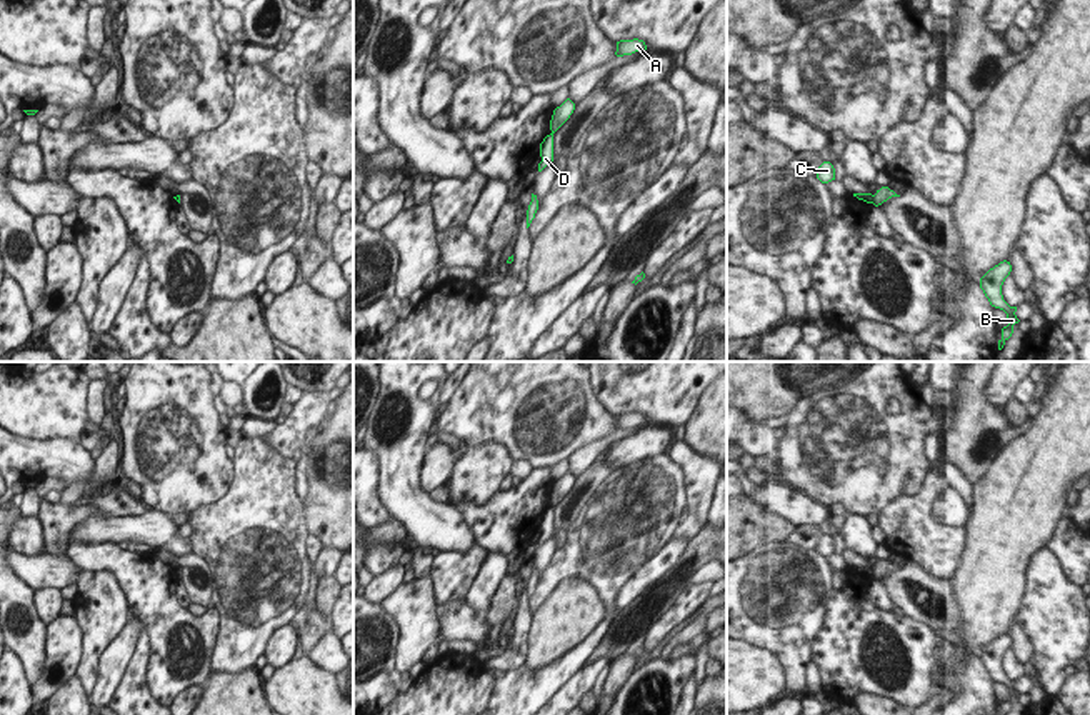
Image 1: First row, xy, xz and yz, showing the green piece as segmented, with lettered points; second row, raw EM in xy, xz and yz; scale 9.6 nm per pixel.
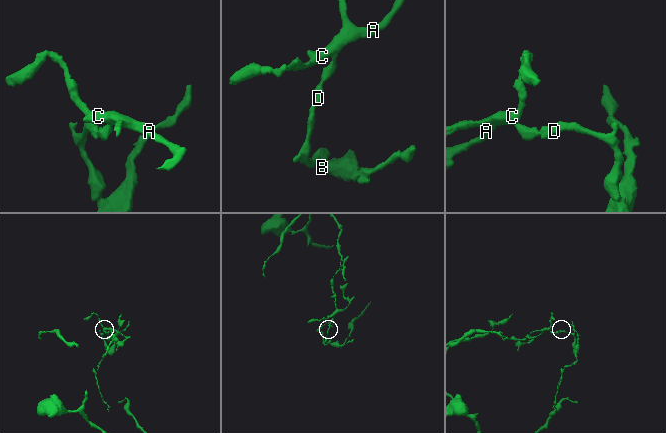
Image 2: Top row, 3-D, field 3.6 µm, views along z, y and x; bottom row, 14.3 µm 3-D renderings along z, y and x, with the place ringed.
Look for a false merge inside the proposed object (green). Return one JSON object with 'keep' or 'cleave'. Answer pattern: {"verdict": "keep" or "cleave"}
{"verdict": "cleave"}

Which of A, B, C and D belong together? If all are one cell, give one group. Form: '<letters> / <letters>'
A C / B D

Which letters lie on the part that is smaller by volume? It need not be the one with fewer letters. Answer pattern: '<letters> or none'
B, D.

